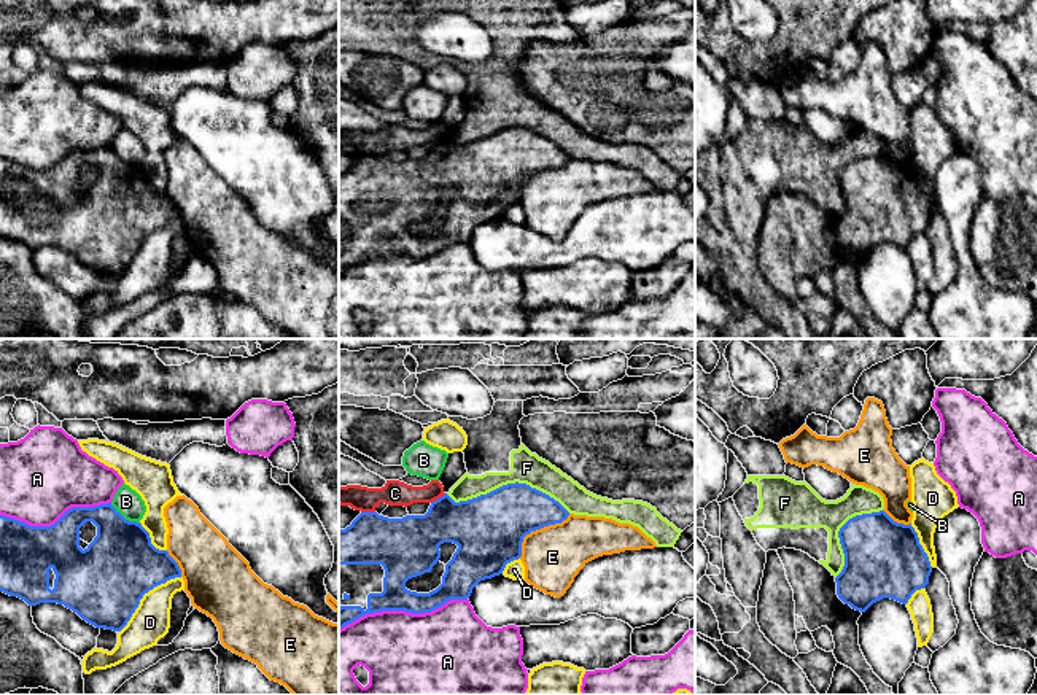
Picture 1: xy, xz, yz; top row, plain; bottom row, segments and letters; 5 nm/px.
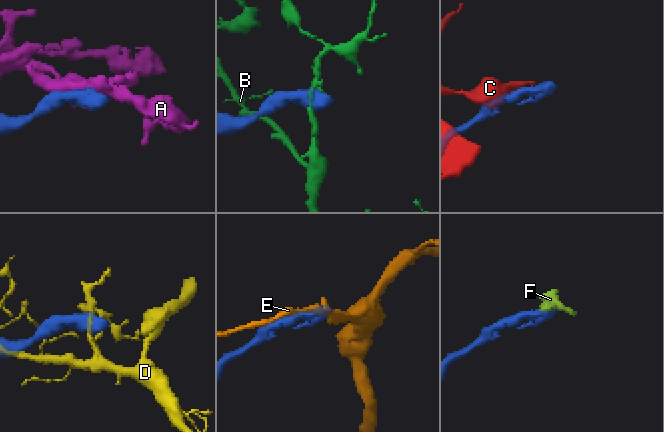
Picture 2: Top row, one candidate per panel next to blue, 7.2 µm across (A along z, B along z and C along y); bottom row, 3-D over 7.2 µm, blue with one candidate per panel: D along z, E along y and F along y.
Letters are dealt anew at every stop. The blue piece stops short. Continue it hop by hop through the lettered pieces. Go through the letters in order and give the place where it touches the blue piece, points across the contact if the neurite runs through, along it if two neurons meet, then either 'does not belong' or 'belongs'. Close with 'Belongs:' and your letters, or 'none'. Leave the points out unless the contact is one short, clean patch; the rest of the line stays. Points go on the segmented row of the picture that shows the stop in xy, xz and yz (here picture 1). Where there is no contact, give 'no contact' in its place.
A: xz (403, 609) | does not belong
B: xy (123, 517) | along xy (110, 503), (126, 519), (139, 524) | does not belong
C: xz (439, 498) | does not belong
D: xy (143, 594) | does not belong
E: xz (536, 528) | does not belong
F: xz (508, 484) | does not belong
Belongs: none

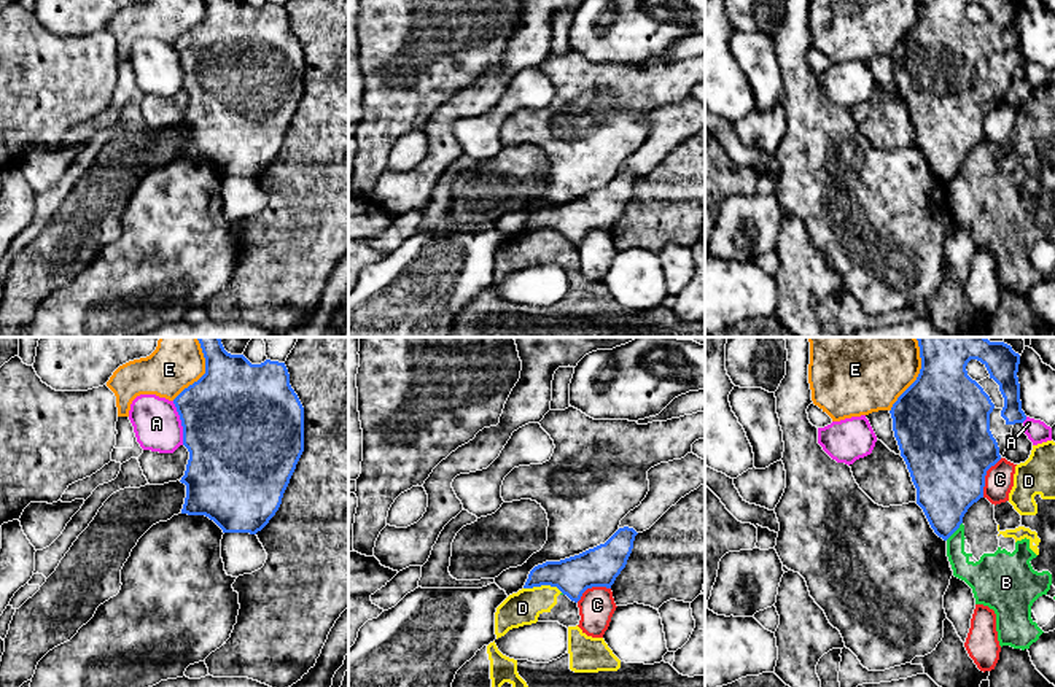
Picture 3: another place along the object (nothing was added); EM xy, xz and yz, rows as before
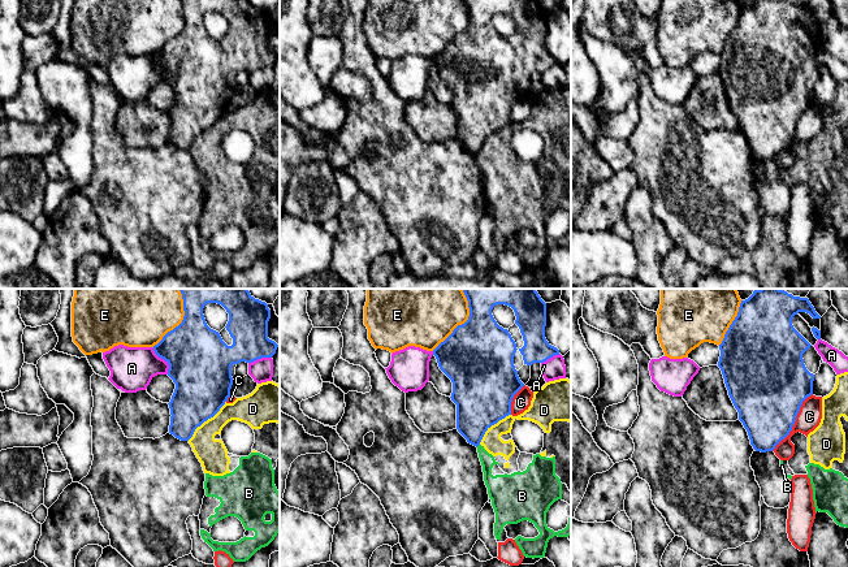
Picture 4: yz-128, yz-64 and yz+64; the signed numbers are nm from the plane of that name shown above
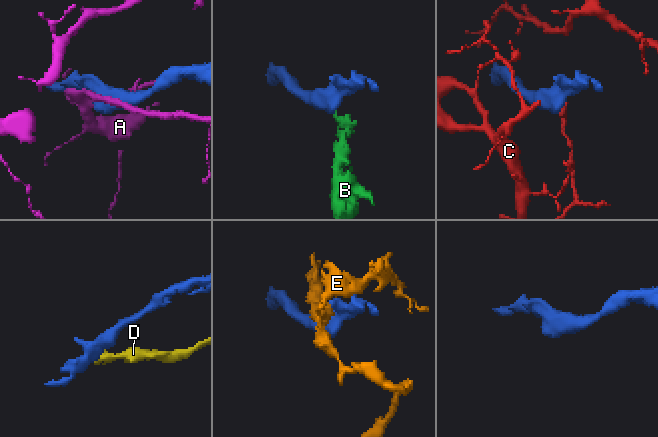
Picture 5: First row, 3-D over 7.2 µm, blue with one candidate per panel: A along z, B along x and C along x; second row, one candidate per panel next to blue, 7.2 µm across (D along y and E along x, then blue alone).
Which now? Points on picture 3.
A: xy (182, 423) | does not belong
B: yz (953, 531) | along yz (961, 522), (945, 539) | does not belong
C: yz (984, 477) | does not belong
D: xz (543, 584) | does not belong
E: yz (918, 376) | does not belong
Belongs: none

